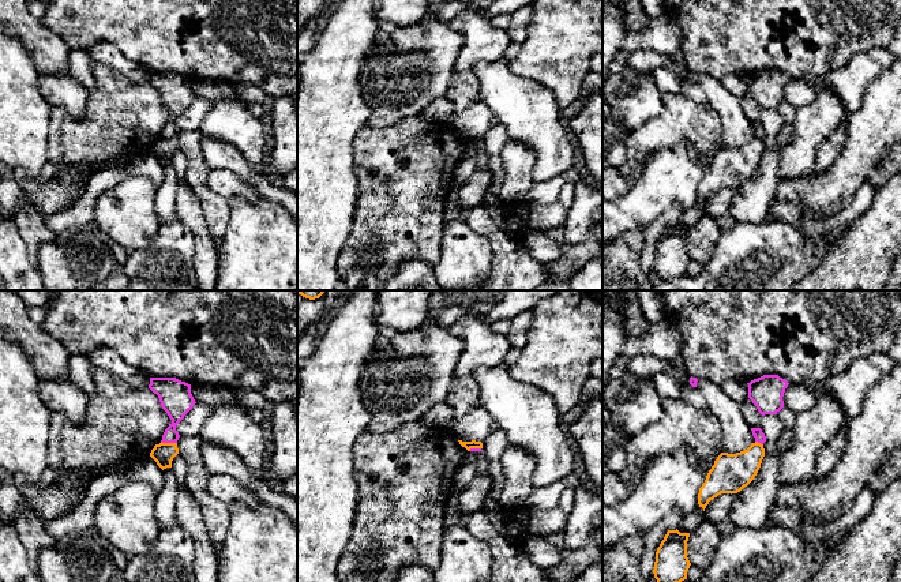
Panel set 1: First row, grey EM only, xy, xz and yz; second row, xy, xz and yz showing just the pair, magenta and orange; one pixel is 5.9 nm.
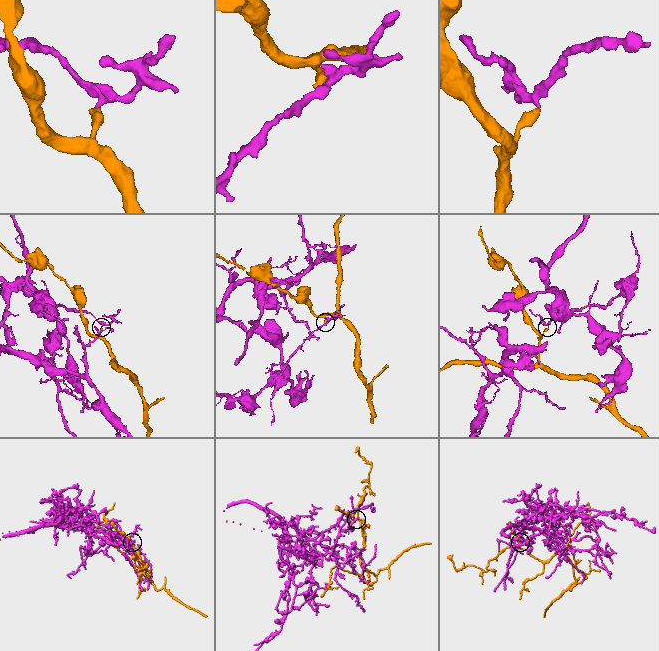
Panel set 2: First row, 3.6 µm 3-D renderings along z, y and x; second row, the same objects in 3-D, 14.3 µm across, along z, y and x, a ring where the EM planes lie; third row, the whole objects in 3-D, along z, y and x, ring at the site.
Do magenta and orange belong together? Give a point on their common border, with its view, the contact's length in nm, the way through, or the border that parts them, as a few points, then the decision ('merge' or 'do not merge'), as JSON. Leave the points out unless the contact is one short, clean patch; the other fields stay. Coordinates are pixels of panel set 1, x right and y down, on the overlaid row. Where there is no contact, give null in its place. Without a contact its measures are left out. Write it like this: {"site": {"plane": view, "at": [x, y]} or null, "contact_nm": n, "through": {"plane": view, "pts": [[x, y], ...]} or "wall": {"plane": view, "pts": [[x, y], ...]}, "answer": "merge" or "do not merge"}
{"site": {"plane": "xy", "at": [169, 442]}, "contact_nm": 100, "wall": {"plane": "xy", "pts": [[161, 440], [176, 443]]}, "answer": "do not merge"}

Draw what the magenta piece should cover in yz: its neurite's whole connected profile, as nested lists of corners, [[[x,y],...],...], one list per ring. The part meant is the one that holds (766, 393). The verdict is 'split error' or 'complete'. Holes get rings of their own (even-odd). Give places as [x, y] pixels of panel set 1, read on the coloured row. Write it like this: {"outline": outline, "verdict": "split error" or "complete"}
{"outline": [[[763,375],[747,384],[748,398],[762,416],[777,414],[784,408],[782,397],[789,384],[785,379],[778,375]]], "verdict": "complete"}

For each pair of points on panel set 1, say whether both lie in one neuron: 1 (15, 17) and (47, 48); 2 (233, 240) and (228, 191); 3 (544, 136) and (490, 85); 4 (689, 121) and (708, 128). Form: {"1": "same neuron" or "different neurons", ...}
{"1": "same neuron", "2": "different neurons", "3": "same neuron", "4": "same neuron"}

